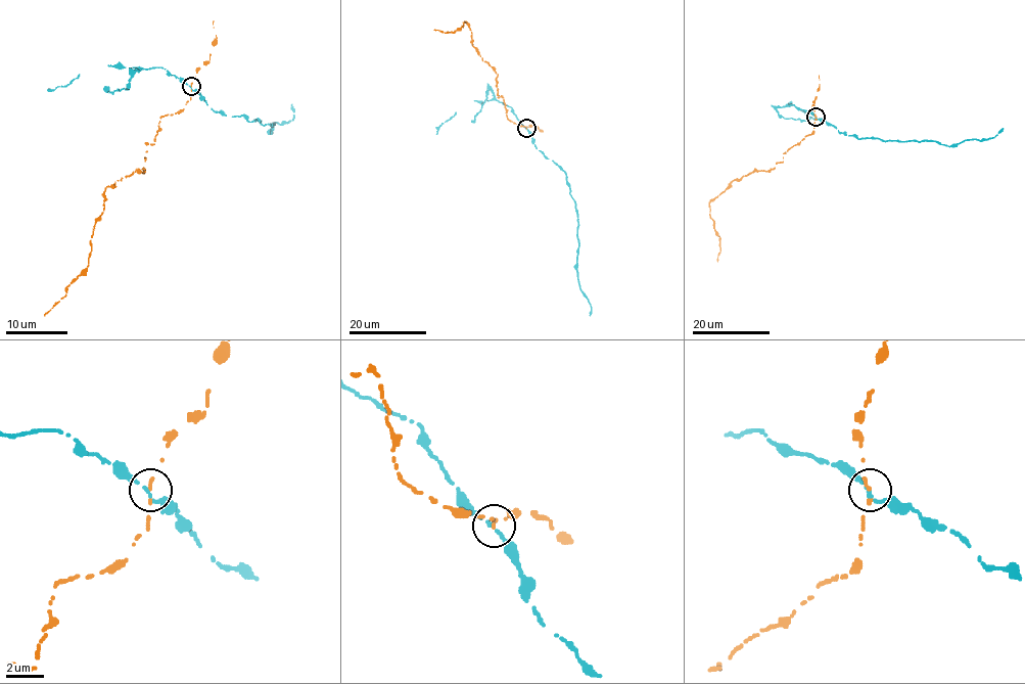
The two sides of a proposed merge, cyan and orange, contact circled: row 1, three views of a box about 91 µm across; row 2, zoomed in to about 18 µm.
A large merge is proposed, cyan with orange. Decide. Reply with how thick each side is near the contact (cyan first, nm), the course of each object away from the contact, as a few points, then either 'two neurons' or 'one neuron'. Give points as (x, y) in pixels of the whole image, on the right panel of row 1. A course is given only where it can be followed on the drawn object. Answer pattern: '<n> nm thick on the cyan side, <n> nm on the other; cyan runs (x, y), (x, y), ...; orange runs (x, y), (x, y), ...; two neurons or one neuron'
170 nm thick on the cyan side, 200 nm on the other; cyan runs (816, 117), (859, 139), (933, 140), (948, 146), (995, 136), (1003, 128); orange runs (816, 117), (813, 132), (784, 152), (783, 162), (733, 180), (709, 203), (719, 237), (717, 261); two neurons

